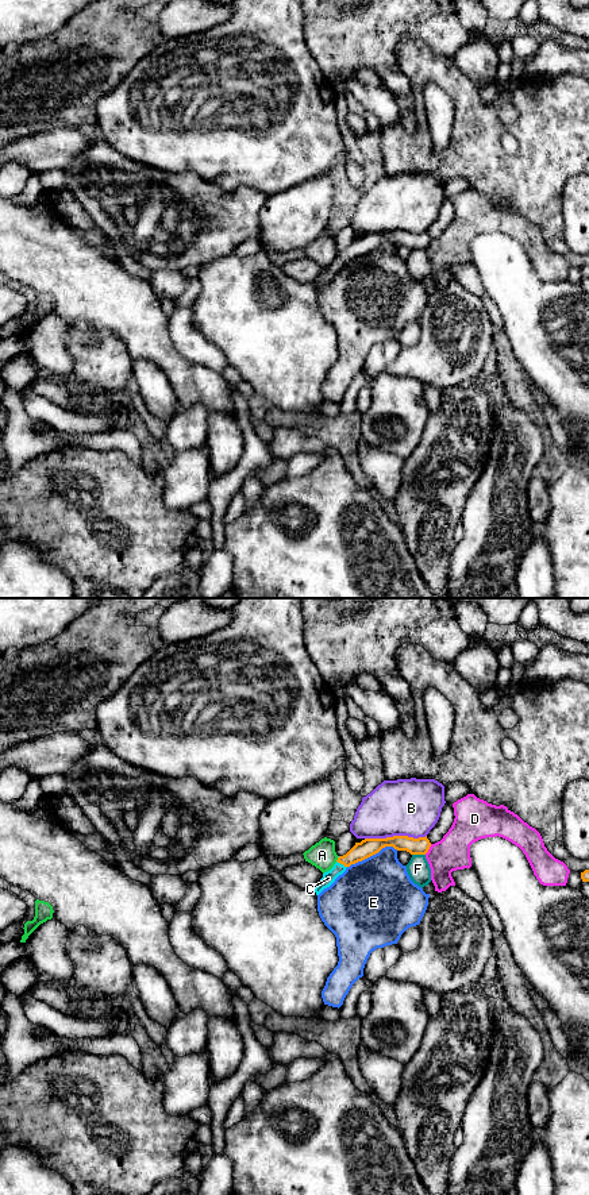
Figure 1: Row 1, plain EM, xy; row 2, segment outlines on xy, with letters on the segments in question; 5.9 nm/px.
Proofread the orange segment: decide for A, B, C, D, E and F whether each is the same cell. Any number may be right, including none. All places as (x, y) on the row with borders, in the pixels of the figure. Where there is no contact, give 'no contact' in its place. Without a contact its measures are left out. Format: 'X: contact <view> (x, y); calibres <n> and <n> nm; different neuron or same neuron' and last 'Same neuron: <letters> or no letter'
A: contact xy (338, 859); calibres 110 and 160 nm; different neuron
B: contact xy (395, 836); calibres 110 and 340 nm; different neuron
C: contact xy (342, 863); calibres 110 and 80 nm; same neuron
D: contact xy (428, 848); calibres 100 and 200 nm; different neuron
E: contact xy (372, 855); calibres 110 and 460 nm; different neuron
F: contact xy (419, 854); calibres 100 and 140 nm; different neuron
Same neuron: C

